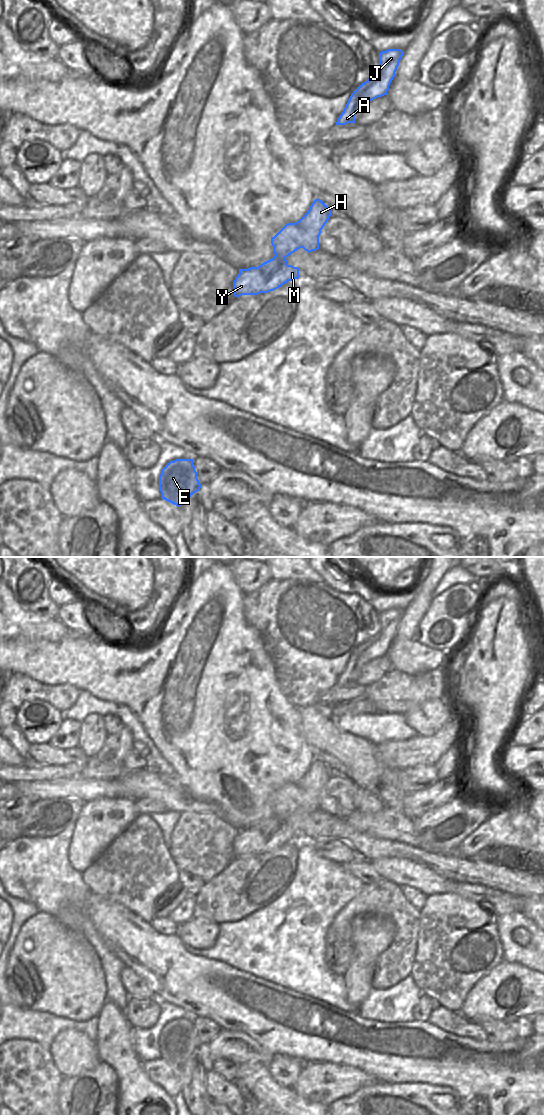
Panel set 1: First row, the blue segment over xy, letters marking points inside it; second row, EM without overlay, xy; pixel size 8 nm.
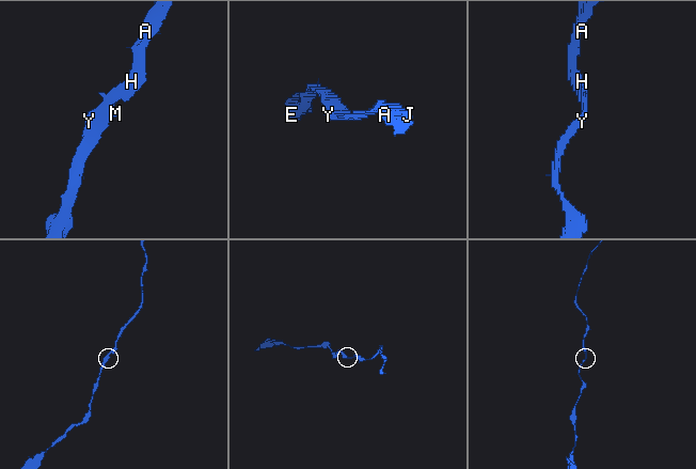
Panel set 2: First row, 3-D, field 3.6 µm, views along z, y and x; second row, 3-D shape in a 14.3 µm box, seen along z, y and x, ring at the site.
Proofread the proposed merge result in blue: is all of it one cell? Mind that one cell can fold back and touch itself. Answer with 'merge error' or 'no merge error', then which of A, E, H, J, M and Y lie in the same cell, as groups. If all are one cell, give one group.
no merge error; A E H J M Y

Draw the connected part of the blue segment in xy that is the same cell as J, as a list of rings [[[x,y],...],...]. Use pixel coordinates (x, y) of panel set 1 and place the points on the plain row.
[[[388,609],[379,613],[379,632],[353,651],[336,685],[355,683],[357,672],[366,663],[387,655],[402,616],[403,611],[400,609]]]

